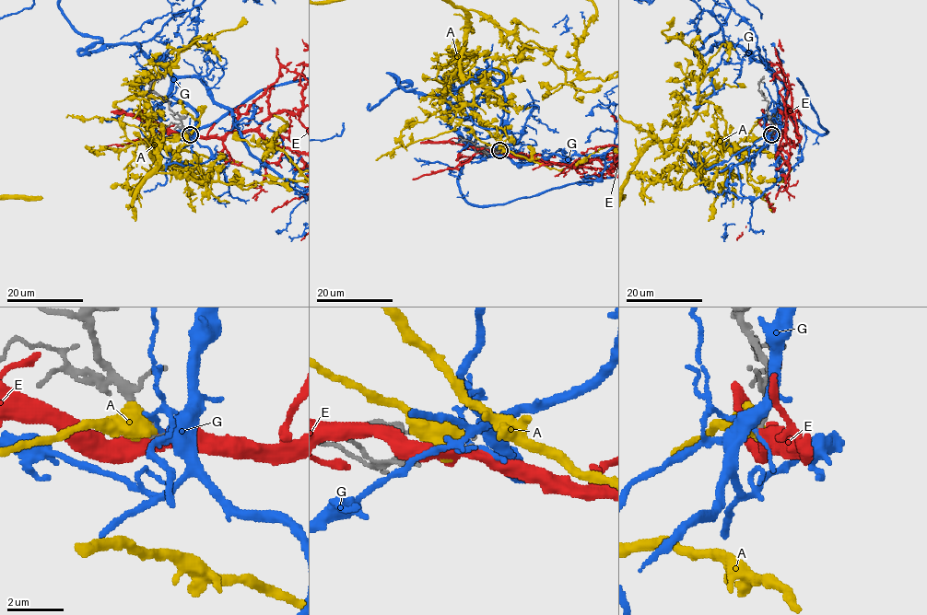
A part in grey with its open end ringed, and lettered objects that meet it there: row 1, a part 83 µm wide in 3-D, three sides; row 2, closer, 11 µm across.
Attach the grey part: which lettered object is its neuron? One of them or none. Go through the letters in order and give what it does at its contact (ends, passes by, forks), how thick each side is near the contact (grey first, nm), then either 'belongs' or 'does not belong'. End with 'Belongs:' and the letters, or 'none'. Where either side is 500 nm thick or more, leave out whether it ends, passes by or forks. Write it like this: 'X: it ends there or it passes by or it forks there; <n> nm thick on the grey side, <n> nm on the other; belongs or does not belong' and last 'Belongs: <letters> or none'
A: 240 nm thick on the grey side, 800 nm on the other; does not belong
E: it passes by; 240 nm thick on the grey side, 480 nm on the other; does not belong
G: it passes by; 180 nm thick on the grey side, 110 nm on the other; does not belong
Belongs: none

